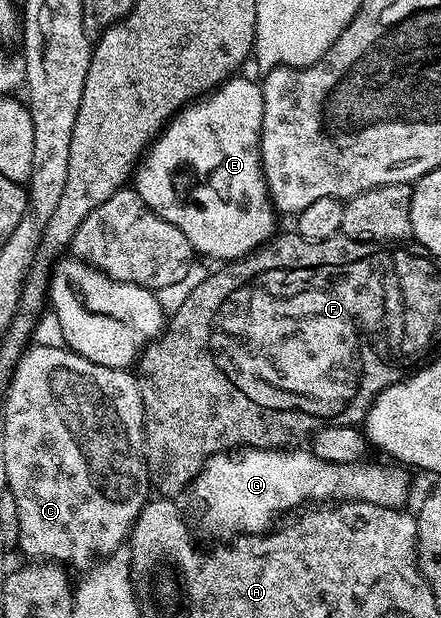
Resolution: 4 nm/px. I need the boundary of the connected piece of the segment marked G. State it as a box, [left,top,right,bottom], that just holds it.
[191,446,409,538]

